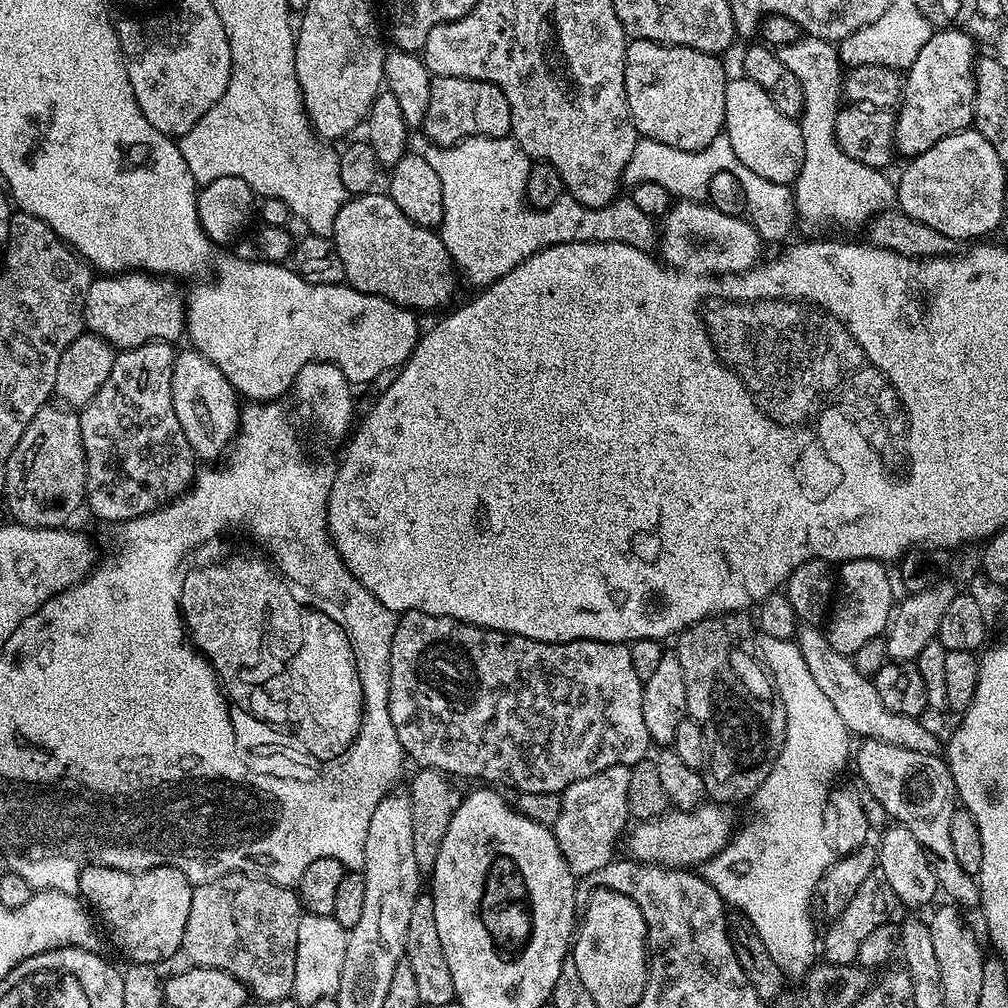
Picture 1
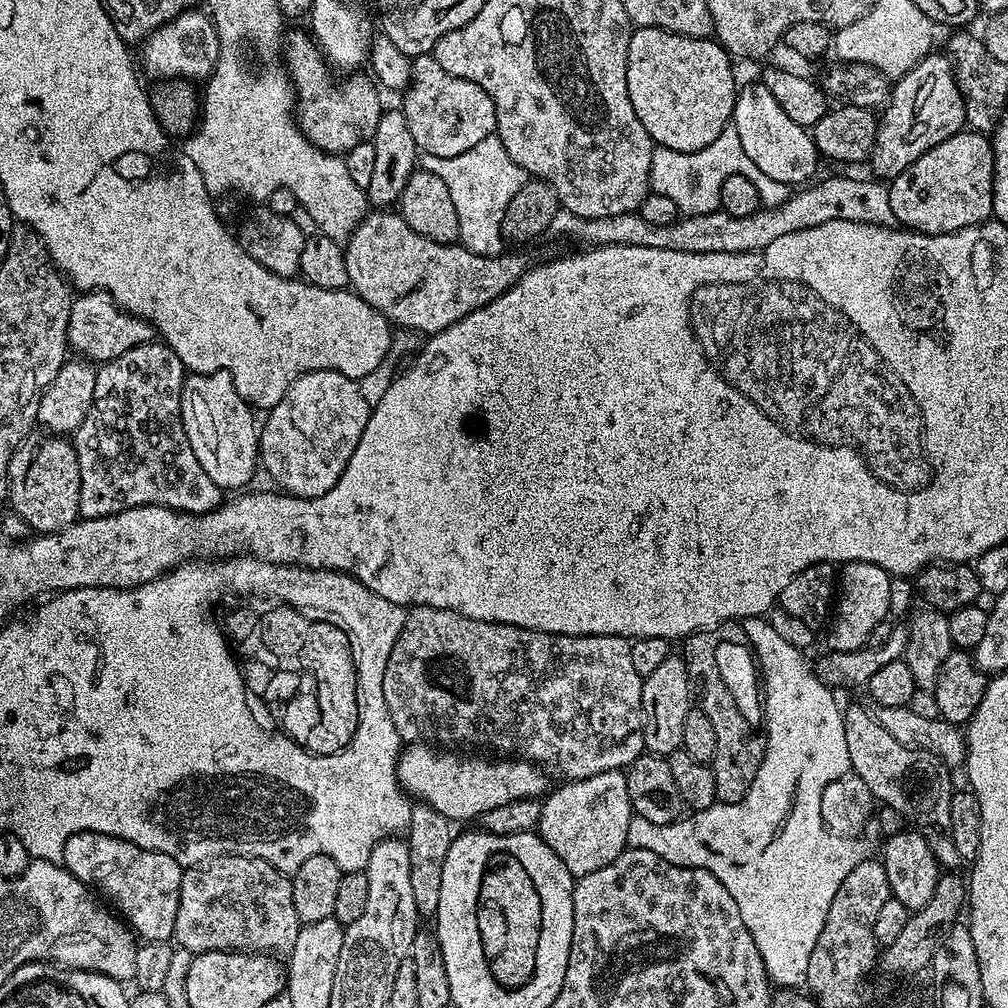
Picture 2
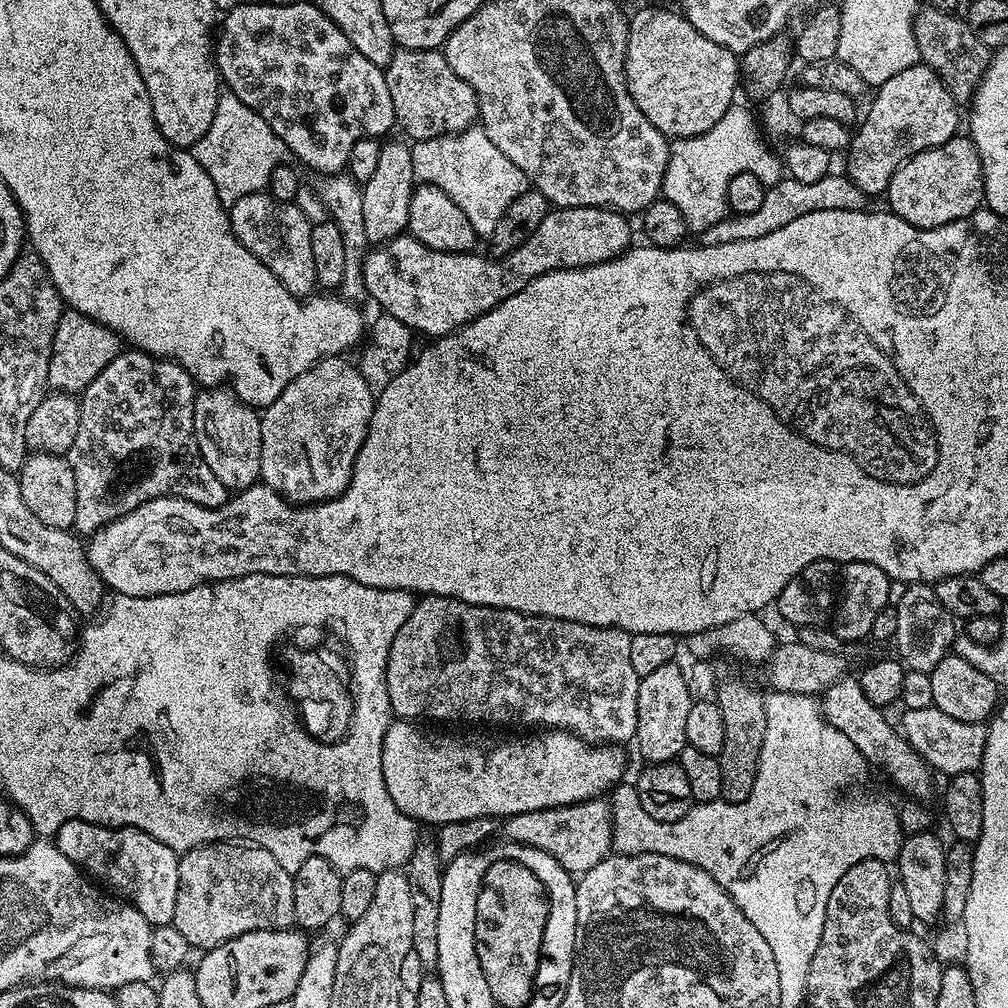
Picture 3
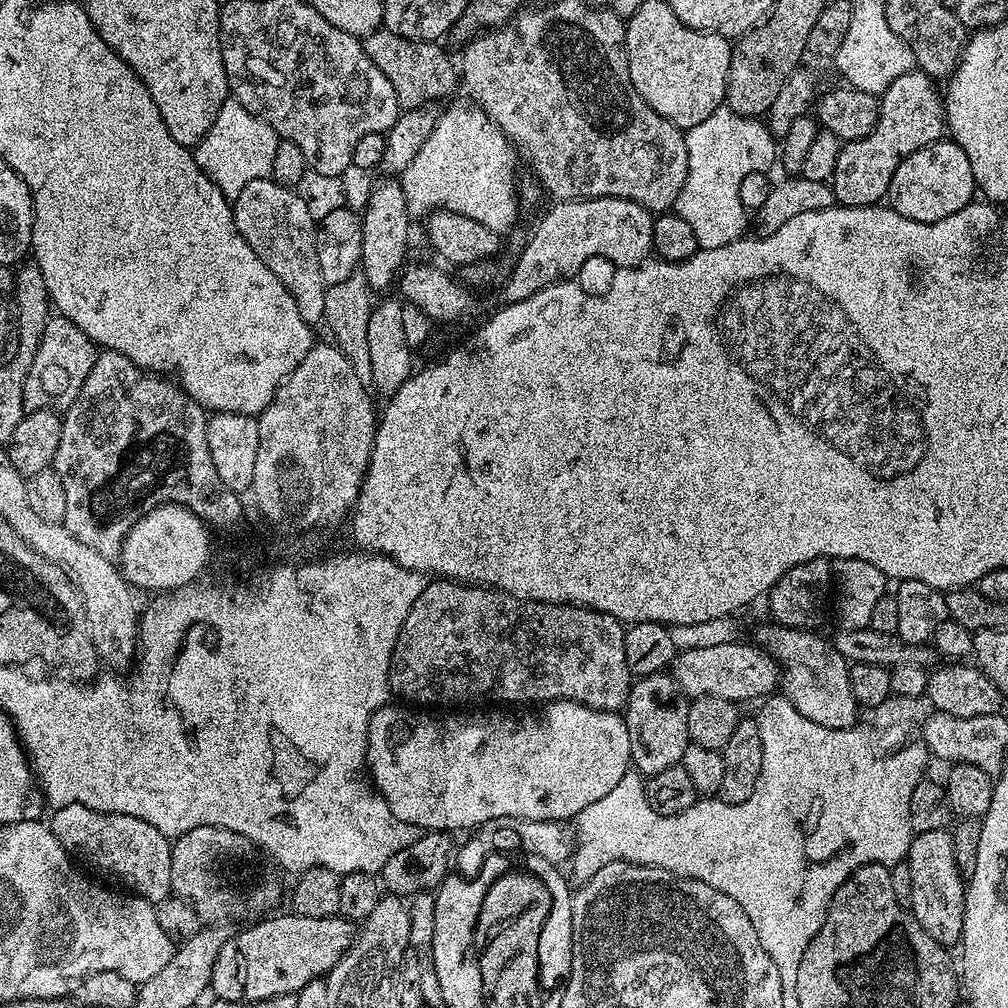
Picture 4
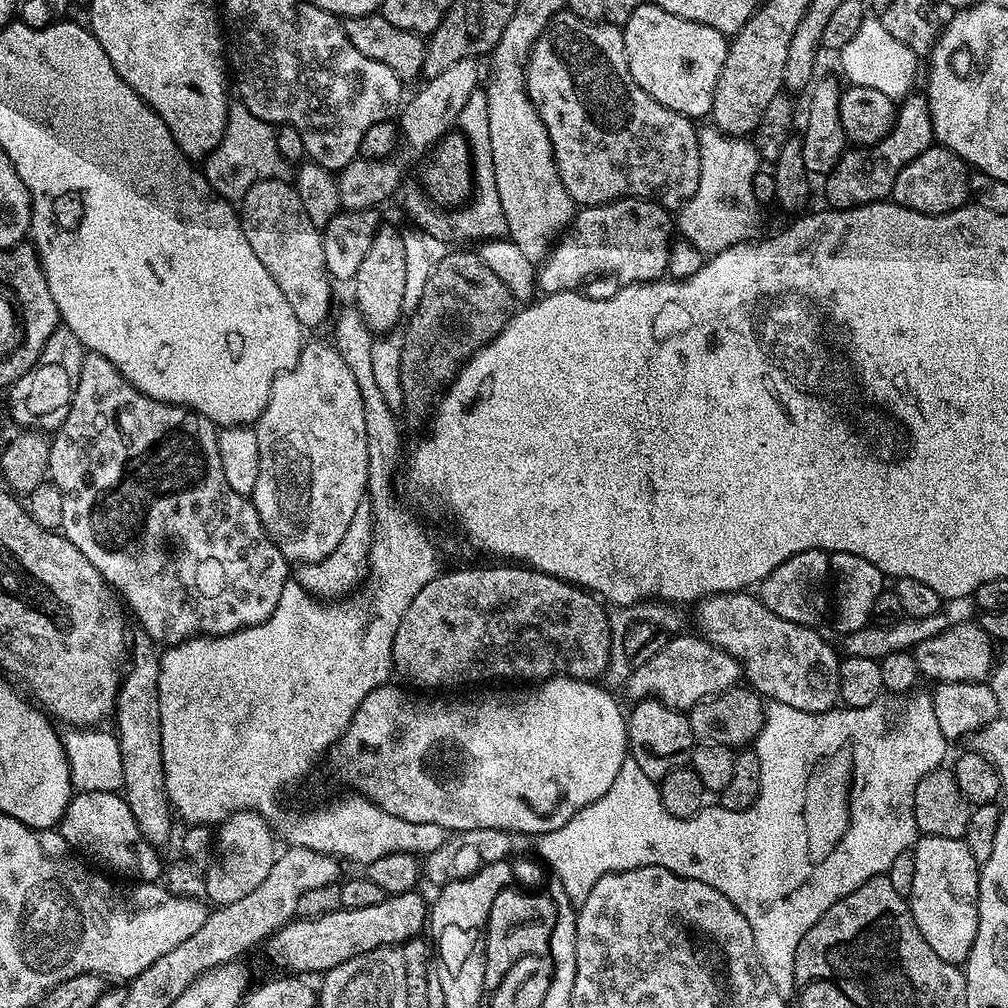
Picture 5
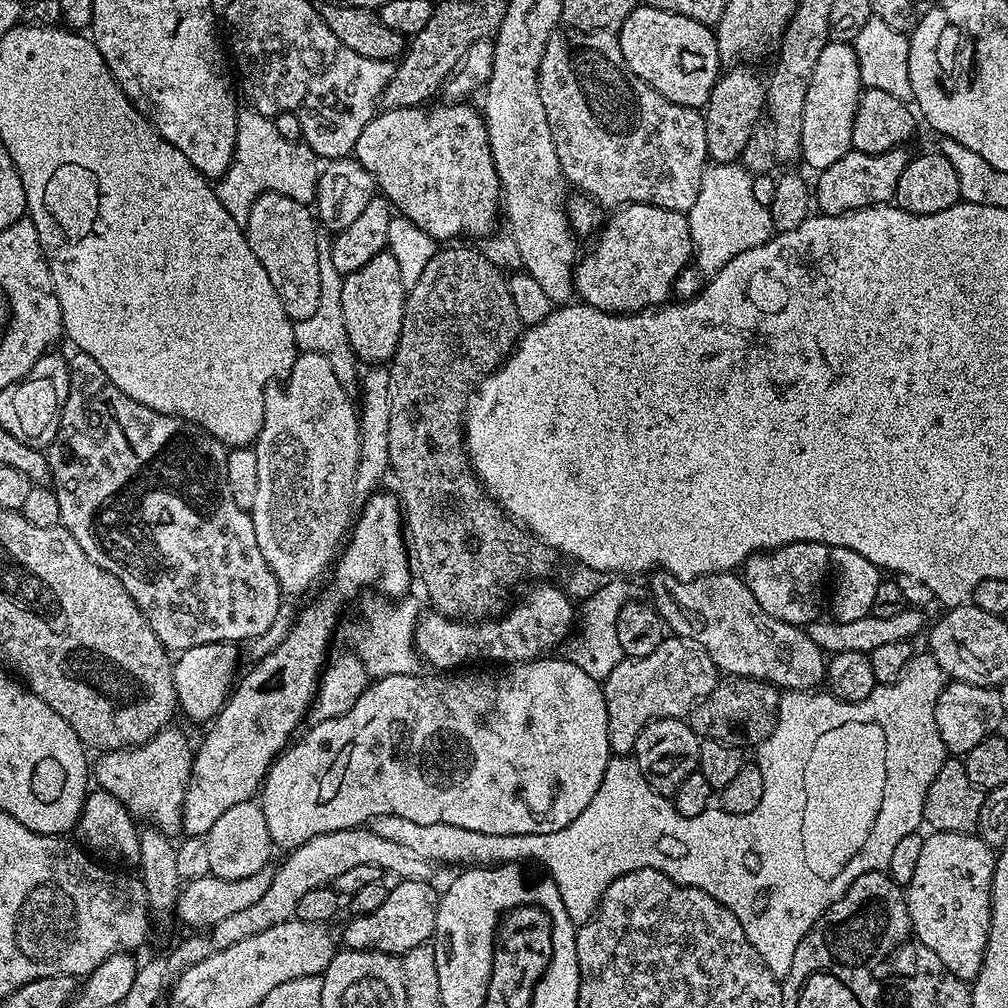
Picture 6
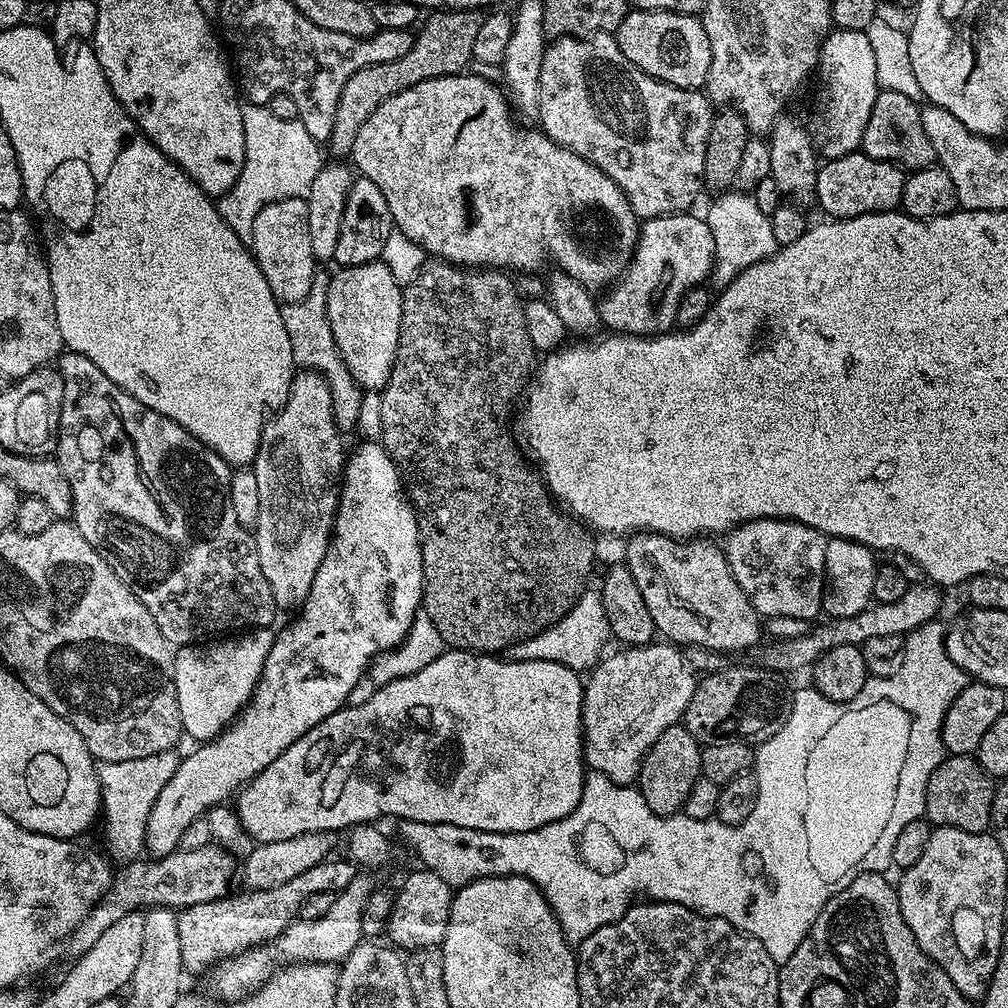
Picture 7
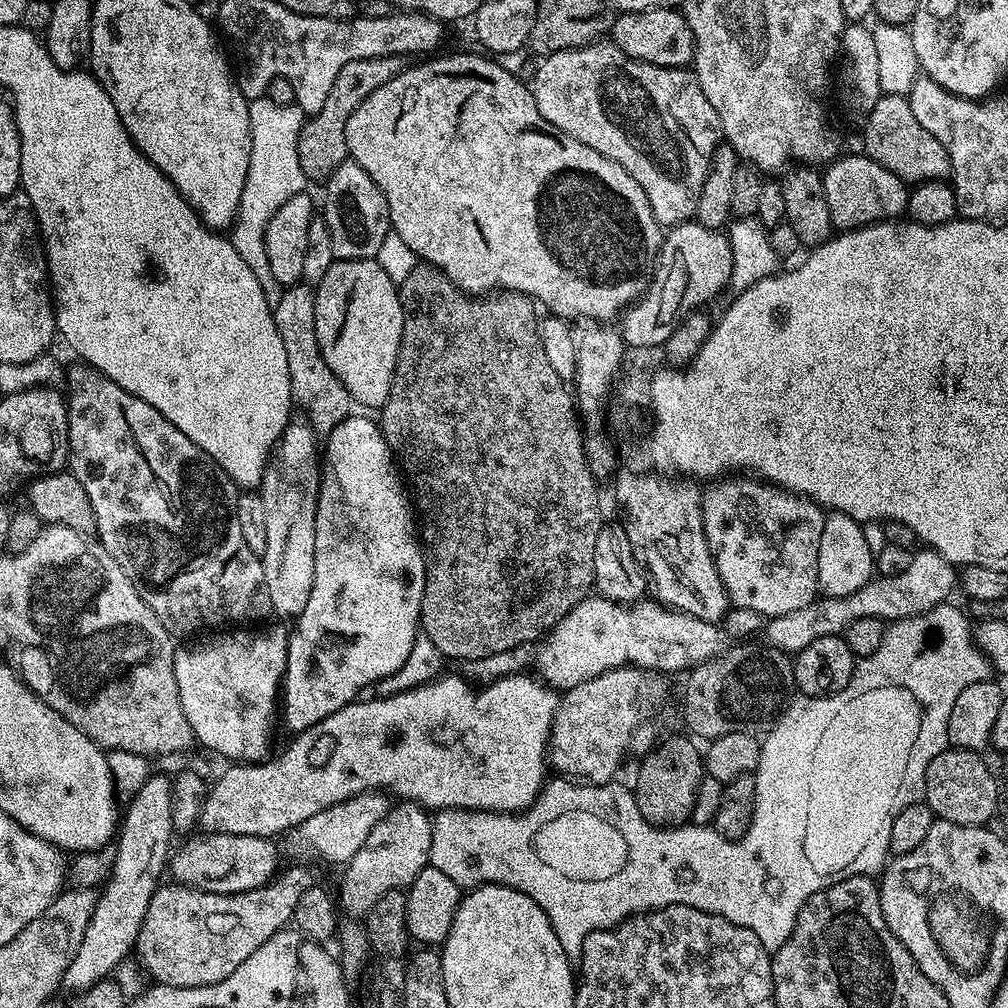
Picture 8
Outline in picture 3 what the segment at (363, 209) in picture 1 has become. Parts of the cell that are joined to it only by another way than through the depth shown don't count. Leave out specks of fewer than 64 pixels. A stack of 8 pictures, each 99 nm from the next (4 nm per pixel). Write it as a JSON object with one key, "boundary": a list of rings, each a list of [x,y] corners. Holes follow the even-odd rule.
{"boundary":[[[553,207],[542,218],[538,230],[518,246],[510,254],[493,258],[487,254],[476,256],[470,252],[443,252],[430,250],[422,242],[418,242],[410,234],[395,236],[385,244],[373,247],[364,259],[364,291],[369,297],[380,303],[379,311],[398,318],[413,333],[420,332],[427,338],[449,336],[459,328],[464,328],[472,320],[482,314],[494,310],[506,298],[514,298],[518,290],[526,290],[530,282],[534,282],[542,274],[557,272],[559,268],[588,268],[592,264],[601,264],[613,260],[627,252],[632,240],[632,228],[628,225],[629,217],[623,212],[615,212],[612,208],[557,208]]]}

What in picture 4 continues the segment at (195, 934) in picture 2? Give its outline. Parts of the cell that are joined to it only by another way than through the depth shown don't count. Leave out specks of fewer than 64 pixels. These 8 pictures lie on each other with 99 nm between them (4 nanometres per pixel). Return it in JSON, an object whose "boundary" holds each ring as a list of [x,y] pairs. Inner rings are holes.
{"boundary":[[[194,826],[194,830],[186,830],[186,834],[175,837],[171,845],[172,891],[196,911],[196,917],[205,925],[223,925],[228,920],[240,920],[251,912],[267,913],[267,908],[280,896],[280,888],[272,880],[265,884],[243,884],[252,872],[258,852],[251,840],[234,830]]]}

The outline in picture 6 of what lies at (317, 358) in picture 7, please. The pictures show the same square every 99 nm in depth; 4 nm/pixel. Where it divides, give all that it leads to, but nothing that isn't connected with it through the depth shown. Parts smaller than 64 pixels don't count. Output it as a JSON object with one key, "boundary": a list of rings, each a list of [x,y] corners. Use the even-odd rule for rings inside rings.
{"boundary":[[[320,230],[317,231],[316,237],[318,279],[322,285],[318,307],[314,309],[314,314],[310,314],[310,318],[302,318],[293,323],[294,342],[300,352],[322,354],[322,358],[326,358],[326,362],[330,362],[330,367],[334,369],[334,378],[338,378],[338,382],[342,382],[344,388],[352,390],[357,387],[358,381],[361,379],[362,368],[350,346],[350,338],[346,334],[346,321],[342,319],[342,282],[344,276],[338,270],[334,270],[334,262],[332,261],[333,235],[326,230]]]}

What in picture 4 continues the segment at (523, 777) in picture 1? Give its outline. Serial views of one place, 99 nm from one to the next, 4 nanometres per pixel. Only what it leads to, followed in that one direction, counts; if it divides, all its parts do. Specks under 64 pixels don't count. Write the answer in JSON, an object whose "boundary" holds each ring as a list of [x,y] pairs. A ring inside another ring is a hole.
{"boundary":[[[432,578],[427,581],[422,590],[422,594],[418,594],[418,602],[414,602],[414,606],[410,606],[410,614],[406,614],[406,622],[402,622],[402,630],[398,634],[398,638],[394,642],[394,654],[390,662],[390,670],[388,671],[388,683],[391,691],[396,692],[400,696],[405,696],[405,701],[411,702],[416,706],[432,706],[428,704],[496,704],[492,706],[504,706],[500,704],[528,704],[524,706],[543,706],[553,700],[573,700],[579,704],[585,704],[591,708],[597,708],[603,712],[619,713],[624,705],[628,703],[628,691],[632,688],[634,677],[630,666],[626,666],[626,642],[624,641],[625,625],[621,621],[615,620],[610,614],[599,612],[593,608],[581,608],[578,604],[547,604],[546,602],[538,602],[537,600],[523,600],[517,596],[512,596],[508,592],[502,592],[499,588],[489,588],[478,584],[462,584],[455,580],[446,580],[443,578]]]}

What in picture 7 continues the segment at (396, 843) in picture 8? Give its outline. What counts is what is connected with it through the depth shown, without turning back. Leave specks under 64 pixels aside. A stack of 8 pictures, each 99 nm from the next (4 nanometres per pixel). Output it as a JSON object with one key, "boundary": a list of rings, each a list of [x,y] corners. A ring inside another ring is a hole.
{"boundary":[[[364,874],[357,875],[356,880],[350,882],[350,886],[346,886],[343,892],[336,893],[334,906],[330,906],[329,912],[322,914],[322,918],[314,918],[313,920],[297,918],[293,920],[288,929],[282,934],[278,934],[273,940],[268,941],[267,944],[262,944],[259,948],[250,948],[240,956],[223,961],[211,973],[211,976],[213,975],[213,994],[211,993],[211,995],[213,997],[239,997],[241,994],[247,993],[253,986],[267,980],[281,966],[287,966],[293,962],[297,964],[339,965],[362,942],[364,936],[362,910],[366,906],[368,895],[371,894],[373,887],[373,881],[368,881]]]}

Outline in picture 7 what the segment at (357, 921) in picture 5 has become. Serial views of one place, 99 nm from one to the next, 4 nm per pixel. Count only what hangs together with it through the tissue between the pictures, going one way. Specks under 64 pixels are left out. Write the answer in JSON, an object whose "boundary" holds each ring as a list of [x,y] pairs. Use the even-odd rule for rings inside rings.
{"boundary":[[[427,870],[412,872],[404,880],[404,885],[396,892],[394,910],[388,919],[386,936],[397,949],[434,948],[443,945],[446,926],[450,922],[454,889],[438,874]]]}

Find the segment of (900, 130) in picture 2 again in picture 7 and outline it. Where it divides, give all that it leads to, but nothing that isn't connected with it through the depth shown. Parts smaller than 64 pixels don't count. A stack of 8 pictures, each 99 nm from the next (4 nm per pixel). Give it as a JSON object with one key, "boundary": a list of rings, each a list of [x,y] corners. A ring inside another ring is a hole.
{"boundary":[[[863,150],[846,154],[842,158],[824,160],[816,169],[816,198],[829,217],[845,220],[862,214],[891,212],[900,208],[905,169],[899,164],[870,158]]]}

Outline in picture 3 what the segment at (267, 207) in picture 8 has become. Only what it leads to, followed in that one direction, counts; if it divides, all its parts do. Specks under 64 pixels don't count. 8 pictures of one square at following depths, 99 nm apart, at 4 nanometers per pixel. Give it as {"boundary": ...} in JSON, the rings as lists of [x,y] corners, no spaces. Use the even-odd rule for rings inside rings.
{"boundary":[[[225,91],[218,98],[218,106],[214,110],[214,122],[210,122],[210,130],[194,145],[196,161],[210,174],[210,182],[214,182],[214,190],[218,190],[218,198],[225,206],[238,202],[246,194],[263,192],[268,187],[270,174],[285,159],[284,144],[270,130],[270,126],[246,102],[238,99],[233,92]]]}

